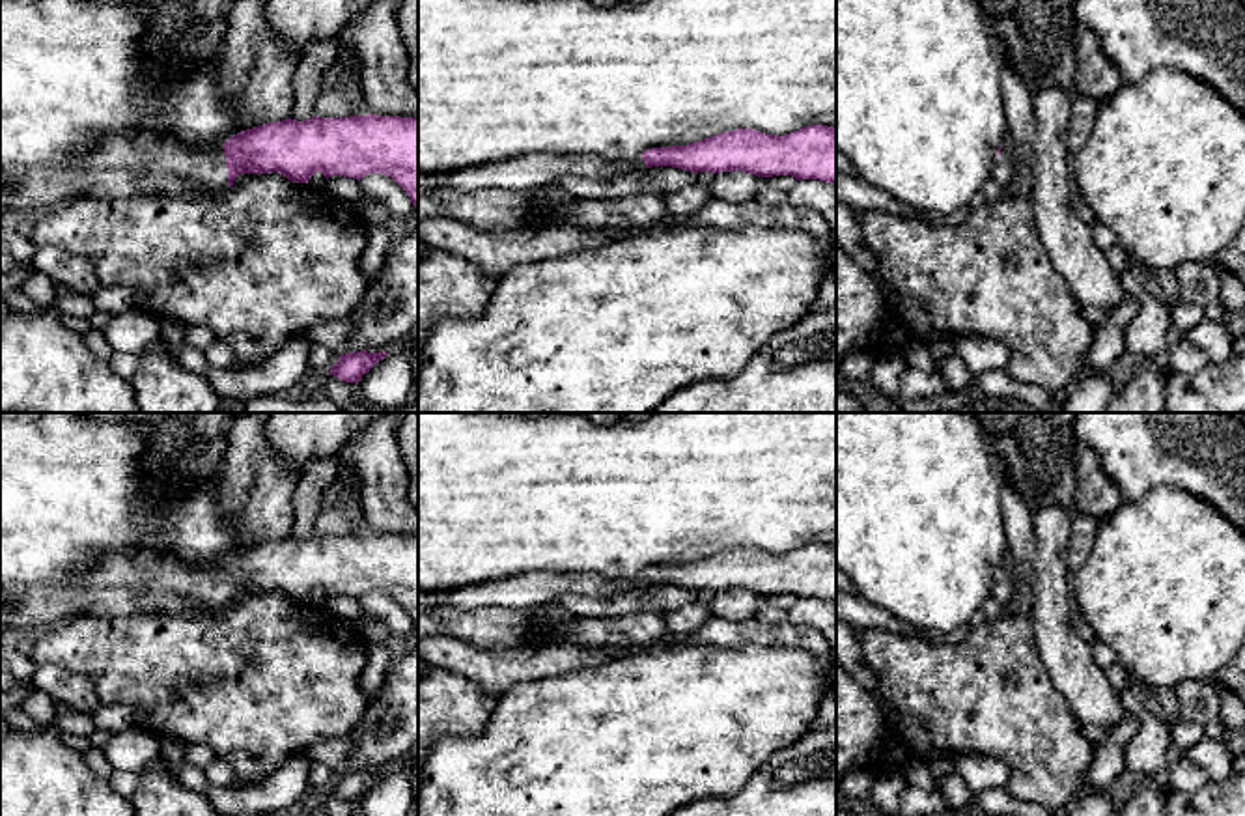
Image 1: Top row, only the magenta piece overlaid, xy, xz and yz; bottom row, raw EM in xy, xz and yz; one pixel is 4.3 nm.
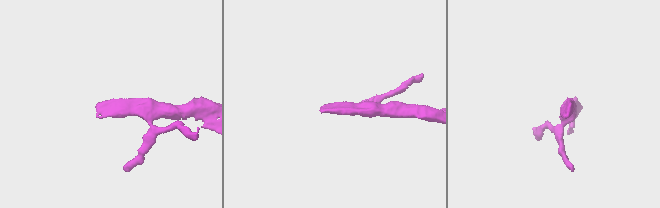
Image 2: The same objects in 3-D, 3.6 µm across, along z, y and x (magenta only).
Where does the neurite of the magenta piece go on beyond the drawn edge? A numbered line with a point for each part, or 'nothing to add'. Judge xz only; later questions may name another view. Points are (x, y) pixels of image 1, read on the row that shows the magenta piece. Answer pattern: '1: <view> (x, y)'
1: xz (527, 172)

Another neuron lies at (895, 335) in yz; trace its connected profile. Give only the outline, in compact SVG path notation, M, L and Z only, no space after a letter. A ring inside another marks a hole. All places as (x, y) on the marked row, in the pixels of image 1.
M890 314L888 323L868 340L864 351L875 357L894 353L902 351L911 340L922 340L924 344L928 344L924 336L915 334L903 325L898 316Z

